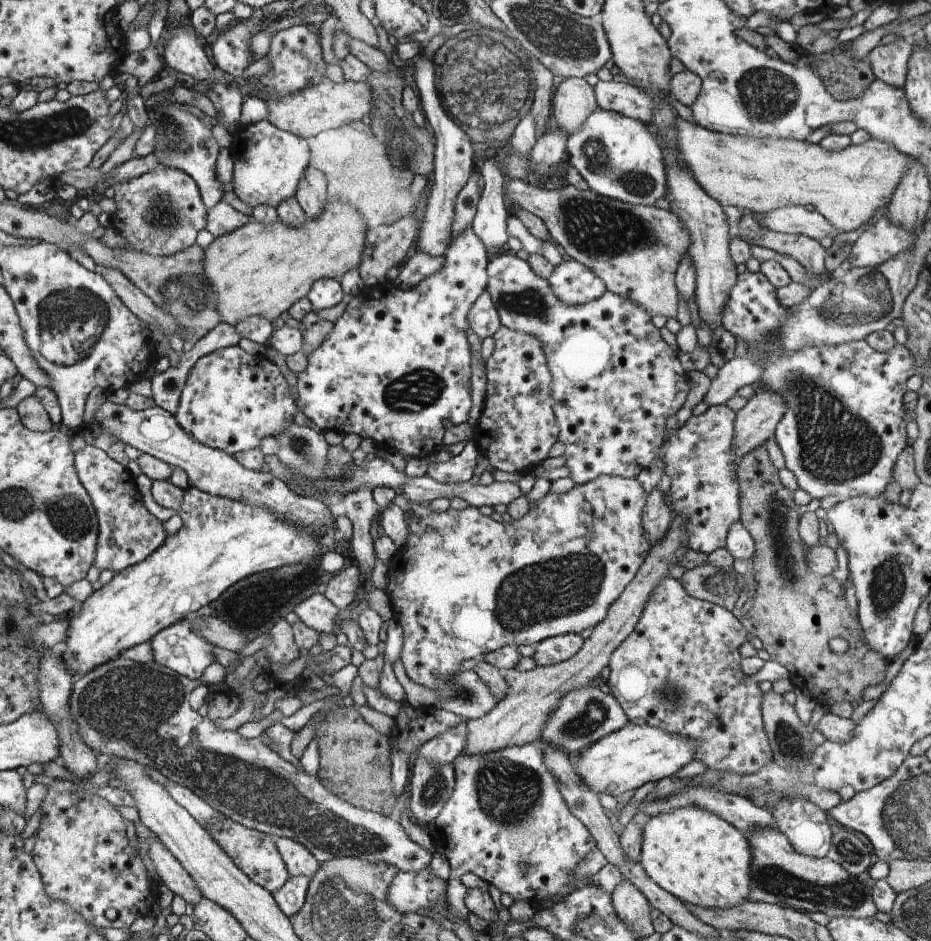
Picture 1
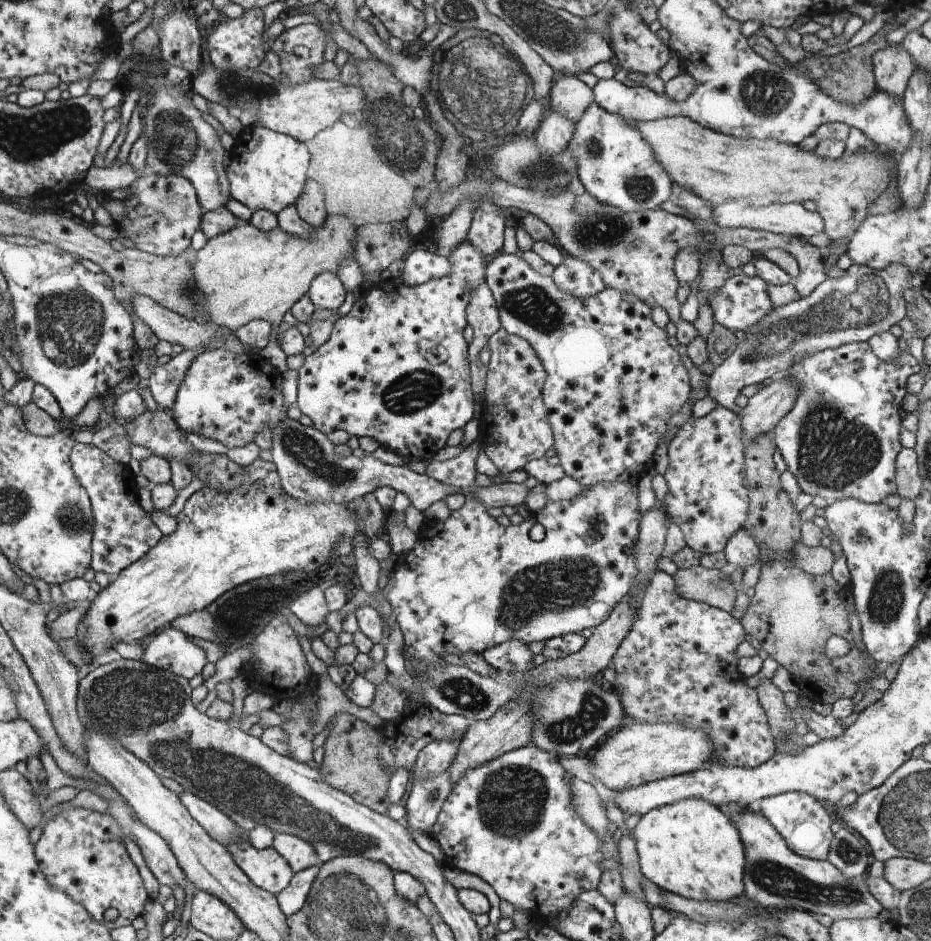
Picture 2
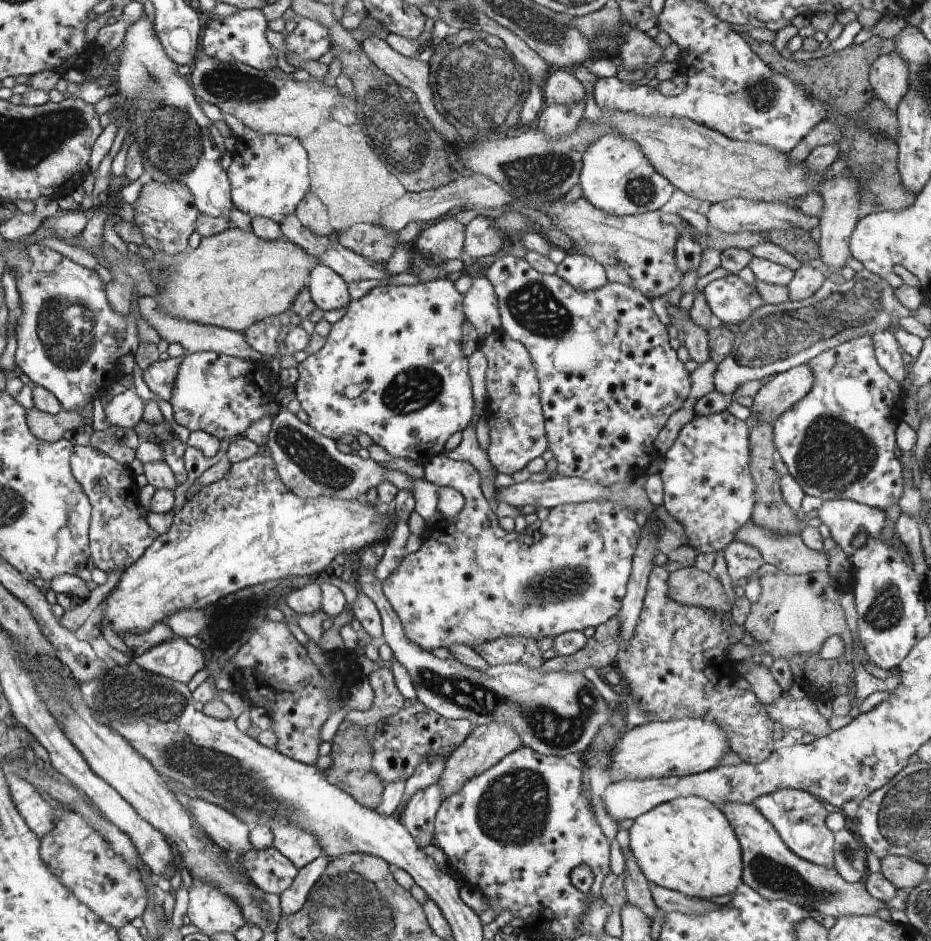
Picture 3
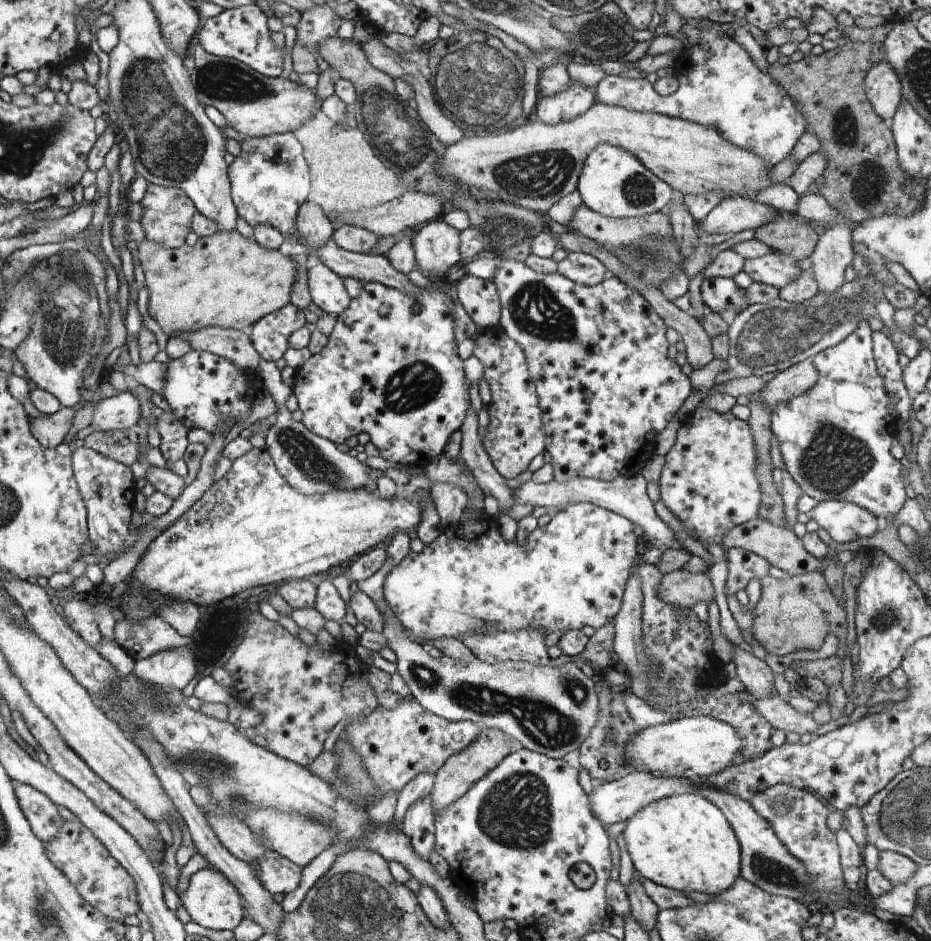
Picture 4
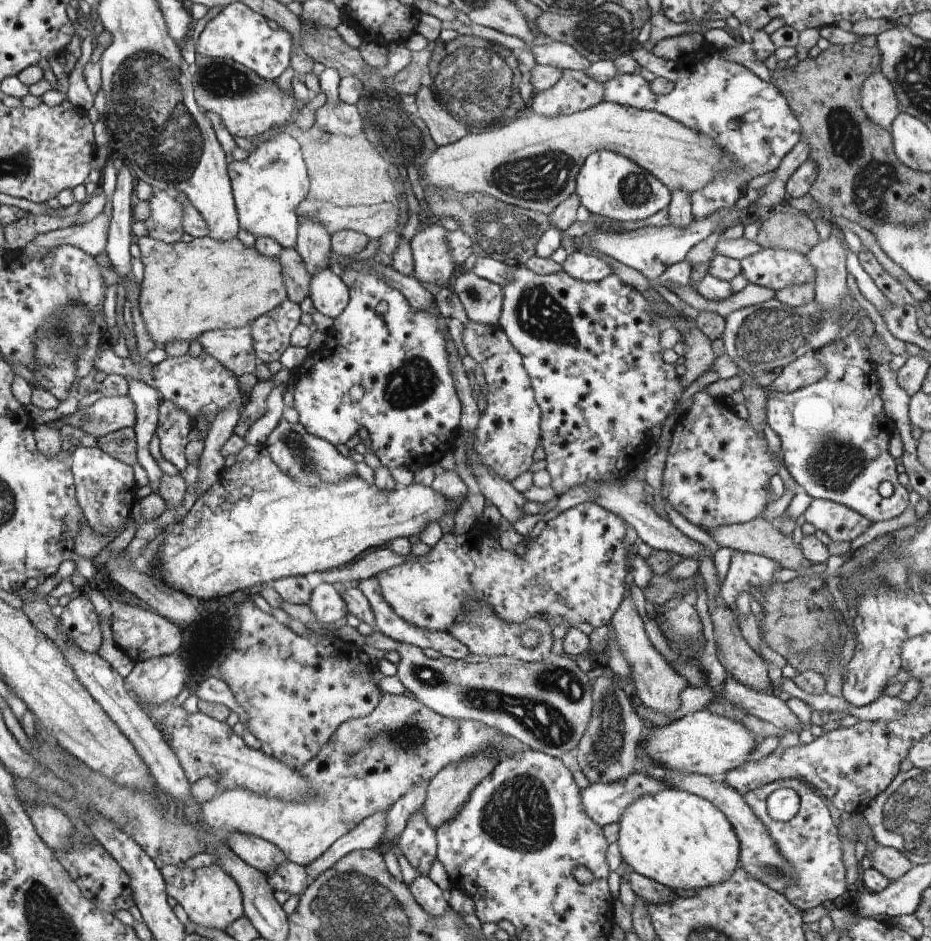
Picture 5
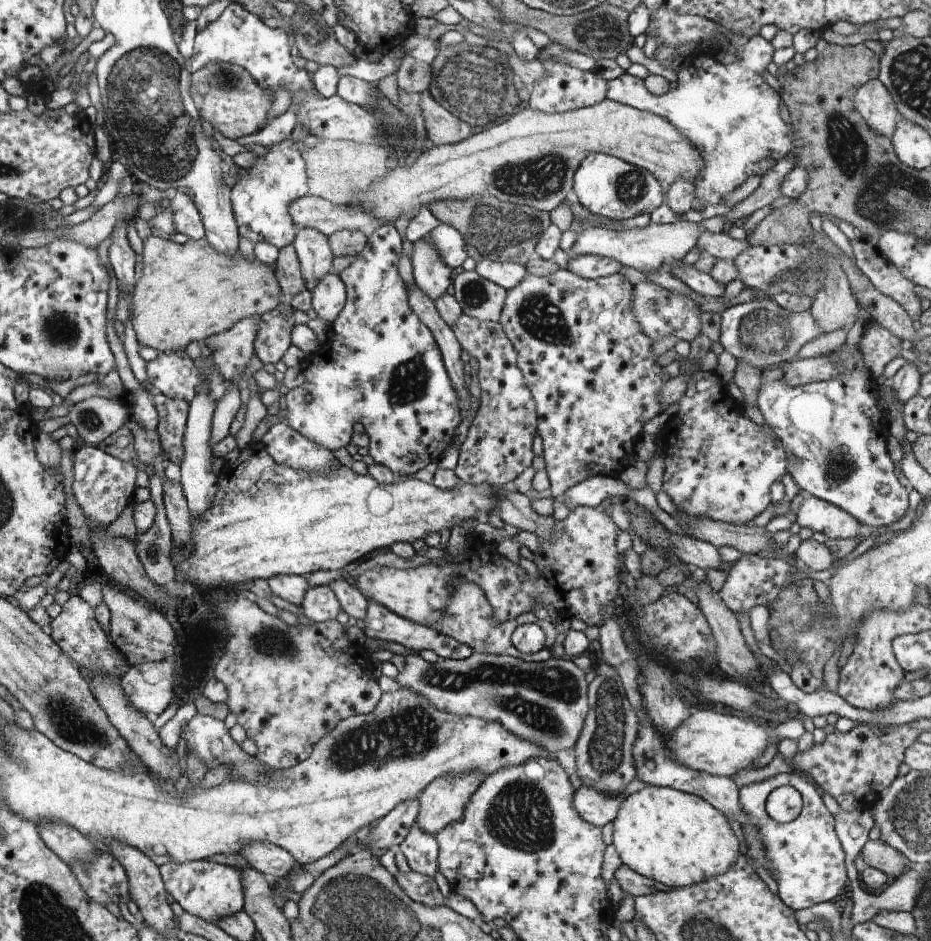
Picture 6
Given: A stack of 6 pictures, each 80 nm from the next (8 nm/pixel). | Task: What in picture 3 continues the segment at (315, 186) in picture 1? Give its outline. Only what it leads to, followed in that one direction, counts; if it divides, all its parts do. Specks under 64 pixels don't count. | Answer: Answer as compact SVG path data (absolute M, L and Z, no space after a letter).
M314 194L306 196L300 204L298 204L295 212L296 218L306 230L310 230L316 236L326 236L332 232L326 216L326 208L324 204Z

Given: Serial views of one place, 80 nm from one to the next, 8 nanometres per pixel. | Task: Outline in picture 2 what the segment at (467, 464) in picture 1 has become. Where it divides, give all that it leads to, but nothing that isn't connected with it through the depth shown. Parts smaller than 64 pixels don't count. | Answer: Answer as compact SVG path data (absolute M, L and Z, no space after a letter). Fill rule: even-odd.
M476 440L456 458L446 461L432 458L424 474L458 488L466 503L457 515L438 522L440 526L444 524L443 532L434 534L434 528L430 528L427 522L422 526L416 534L416 546L398 559L383 589L392 606L392 617L403 634L406 652L410 656L410 662L405 662L406 670L412 677L424 672L428 666L438 666L444 654L459 656L468 652L480 655L508 640L530 644L595 628L606 621L618 602L629 594L638 574L634 546L638 541L641 515L635 481L600 482L586 487L576 498L546 502L539 513L531 513L532 516L518 526L505 528L489 514L488 507L474 498L472 490L476 488L478 454L479 442ZM535 524L541 524L546 533L540 542L530 538L529 532Z

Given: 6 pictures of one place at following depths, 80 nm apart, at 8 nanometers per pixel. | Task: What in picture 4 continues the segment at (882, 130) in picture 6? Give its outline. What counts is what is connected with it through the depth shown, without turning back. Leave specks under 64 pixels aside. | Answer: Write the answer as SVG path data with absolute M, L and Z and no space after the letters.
M884 61L872 66L865 79L865 90L874 112L890 124L902 102L902 86L894 68Z

